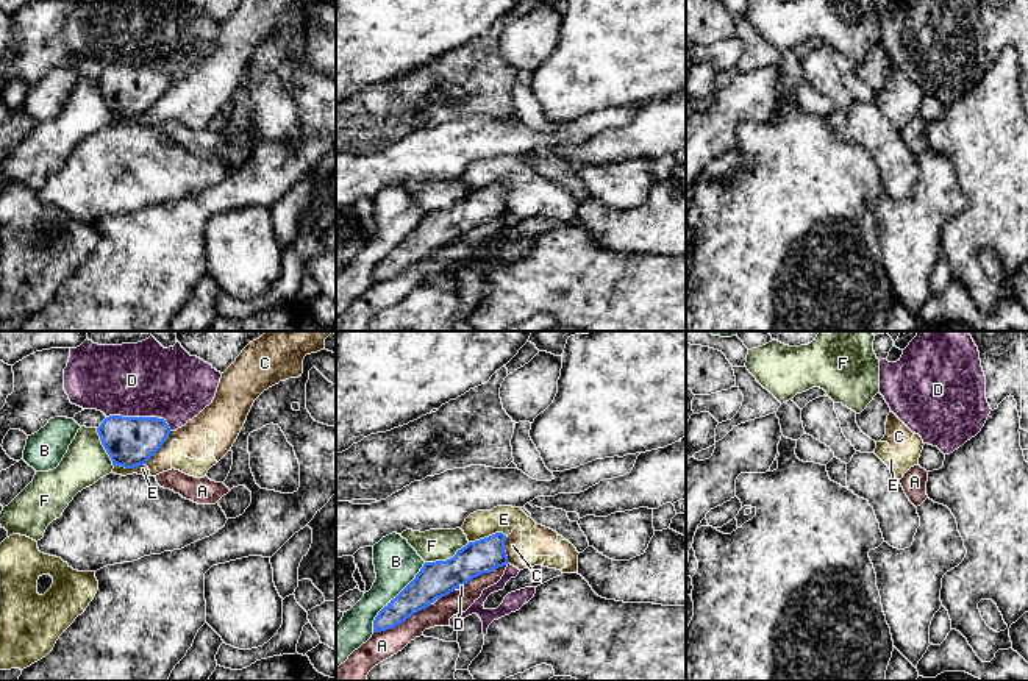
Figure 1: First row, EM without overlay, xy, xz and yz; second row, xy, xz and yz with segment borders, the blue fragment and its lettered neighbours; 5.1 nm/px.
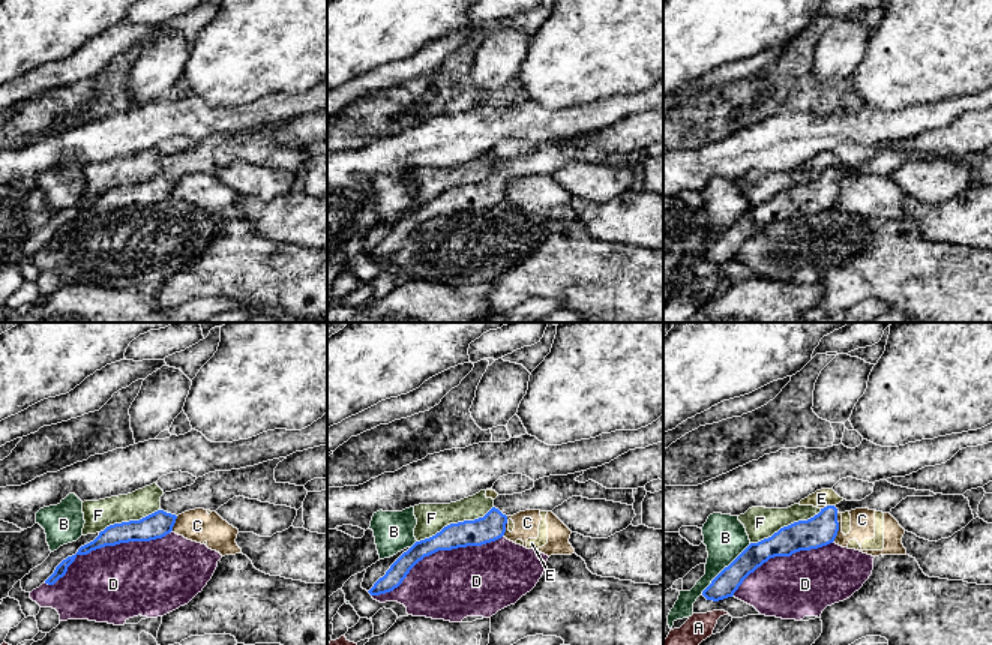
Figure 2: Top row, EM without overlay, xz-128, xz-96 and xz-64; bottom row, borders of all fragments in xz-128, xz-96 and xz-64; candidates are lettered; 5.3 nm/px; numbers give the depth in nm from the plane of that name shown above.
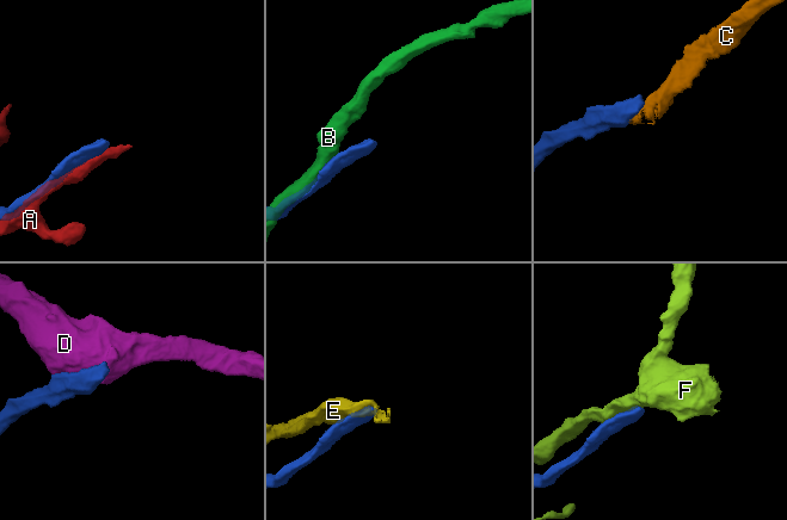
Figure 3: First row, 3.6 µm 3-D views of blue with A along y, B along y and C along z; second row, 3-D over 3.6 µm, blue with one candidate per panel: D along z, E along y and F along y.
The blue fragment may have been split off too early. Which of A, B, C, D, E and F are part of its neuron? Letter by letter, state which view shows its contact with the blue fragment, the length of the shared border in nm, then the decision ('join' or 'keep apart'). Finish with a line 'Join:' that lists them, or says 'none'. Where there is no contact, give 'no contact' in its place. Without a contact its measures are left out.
A: meets blue in xz; contact 340 nm long; keep apart
B: meets blue in xz; contact 460 nm long; keep apart
C: meets blue in xy; contact 220 nm long; keep apart
D: meets blue in xy; contact 340 nm long; keep apart
E: meets blue in xz; contact 200 nm long; keep apart
F: meets blue in xz; contact 260 nm long; keep apart
Join: none

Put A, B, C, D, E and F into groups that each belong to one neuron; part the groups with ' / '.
A / B / C E / D / F

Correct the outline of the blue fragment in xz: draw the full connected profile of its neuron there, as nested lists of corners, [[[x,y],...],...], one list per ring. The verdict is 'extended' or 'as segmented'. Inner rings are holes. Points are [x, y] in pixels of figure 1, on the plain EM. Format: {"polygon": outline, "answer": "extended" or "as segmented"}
{"polygon": [[[495,183],[469,192],[447,211],[425,212],[416,228],[375,267],[373,283],[403,273],[412,264],[431,256],[473,228],[508,214],[506,186]]], "answer": "as segmented"}

